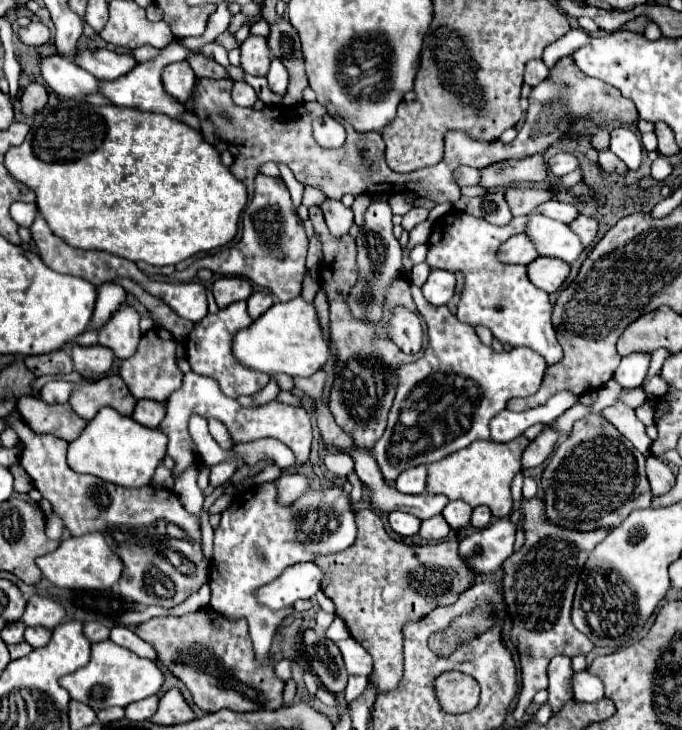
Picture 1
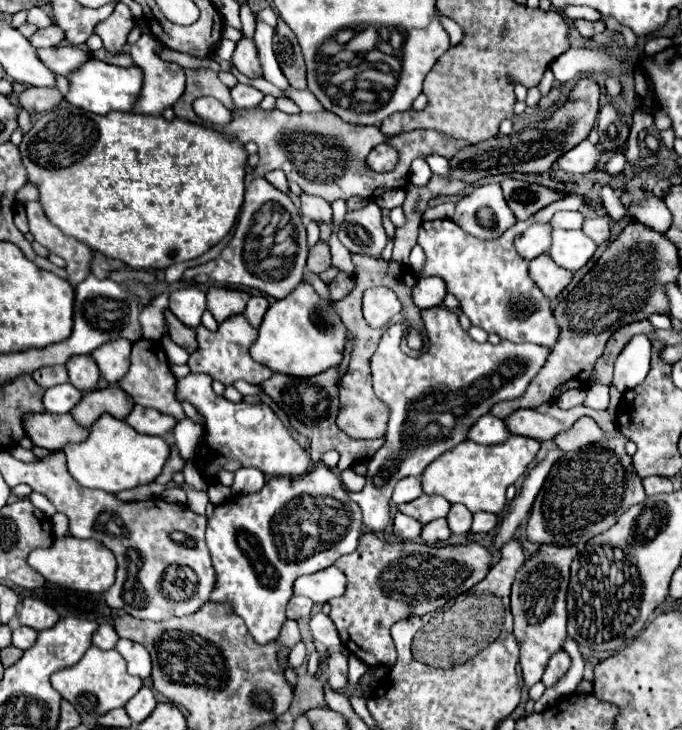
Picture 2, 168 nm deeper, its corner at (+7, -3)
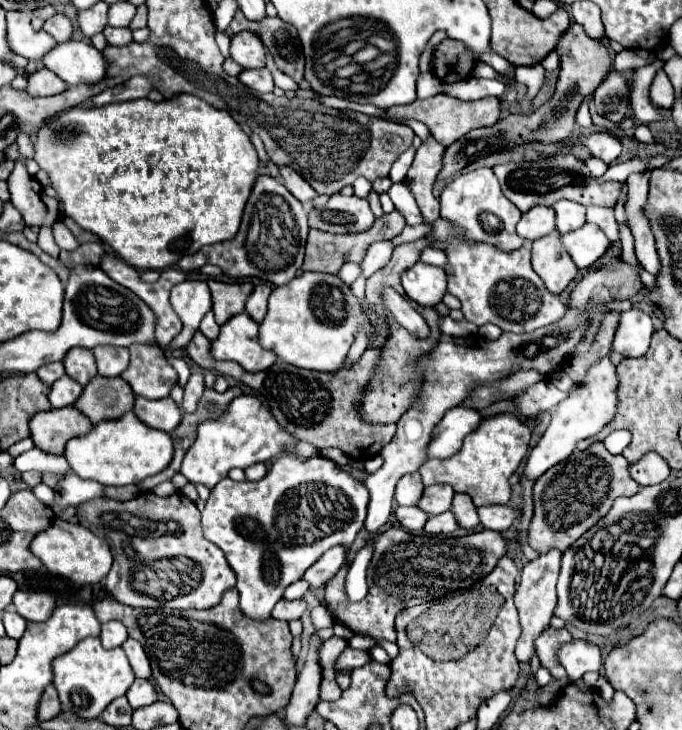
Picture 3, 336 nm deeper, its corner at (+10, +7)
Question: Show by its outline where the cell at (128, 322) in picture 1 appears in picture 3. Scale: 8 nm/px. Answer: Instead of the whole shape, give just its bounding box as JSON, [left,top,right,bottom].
[93,345,129,377]

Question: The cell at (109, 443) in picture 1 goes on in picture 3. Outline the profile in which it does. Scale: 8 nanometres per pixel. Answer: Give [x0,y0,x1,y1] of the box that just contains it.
[63,411,173,485]

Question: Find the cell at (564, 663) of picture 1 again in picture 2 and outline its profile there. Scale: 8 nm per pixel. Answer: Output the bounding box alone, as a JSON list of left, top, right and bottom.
[542,651,570,687]

